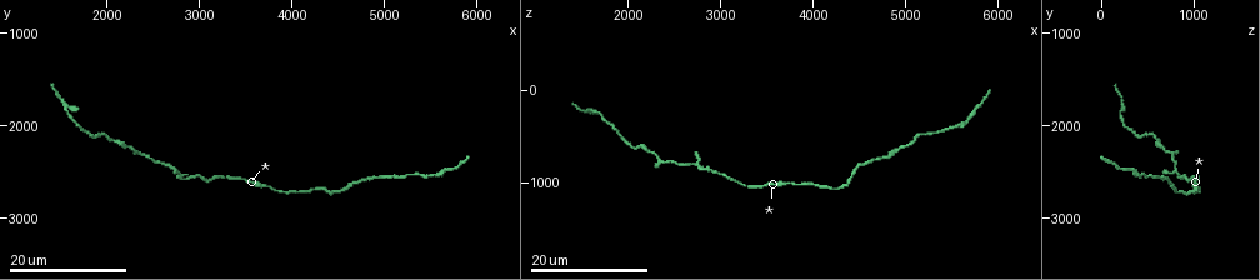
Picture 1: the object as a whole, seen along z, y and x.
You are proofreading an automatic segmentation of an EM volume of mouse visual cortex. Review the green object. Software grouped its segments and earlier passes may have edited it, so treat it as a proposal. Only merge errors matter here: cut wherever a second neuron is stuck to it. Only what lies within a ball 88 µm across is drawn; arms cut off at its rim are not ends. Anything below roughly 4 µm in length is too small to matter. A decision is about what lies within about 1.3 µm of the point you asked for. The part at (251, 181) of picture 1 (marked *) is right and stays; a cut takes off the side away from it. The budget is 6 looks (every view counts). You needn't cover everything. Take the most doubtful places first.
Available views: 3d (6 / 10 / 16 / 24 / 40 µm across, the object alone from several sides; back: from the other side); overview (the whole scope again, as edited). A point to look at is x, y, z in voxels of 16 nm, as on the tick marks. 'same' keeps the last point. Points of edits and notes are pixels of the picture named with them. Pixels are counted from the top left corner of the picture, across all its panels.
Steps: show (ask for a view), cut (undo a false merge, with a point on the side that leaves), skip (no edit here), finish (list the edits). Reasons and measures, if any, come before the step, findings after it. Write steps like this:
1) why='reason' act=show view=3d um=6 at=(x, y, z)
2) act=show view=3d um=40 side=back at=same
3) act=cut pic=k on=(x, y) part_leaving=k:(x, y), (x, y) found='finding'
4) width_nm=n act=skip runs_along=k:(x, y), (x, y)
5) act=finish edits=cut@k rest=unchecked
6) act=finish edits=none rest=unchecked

why='two arms in line, one across' act=show view=3d um=16 at=(5550, 2550, 400)

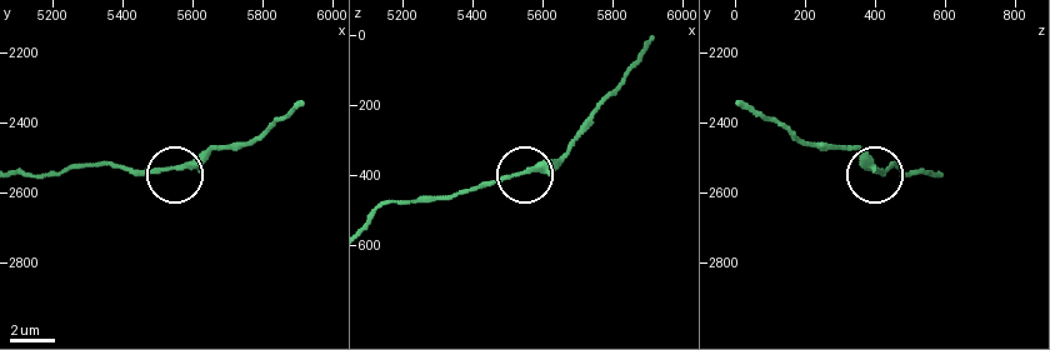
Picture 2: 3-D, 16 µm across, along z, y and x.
why='zoom in' act=show view=3d um=10 at=(5570, 2530, 390)

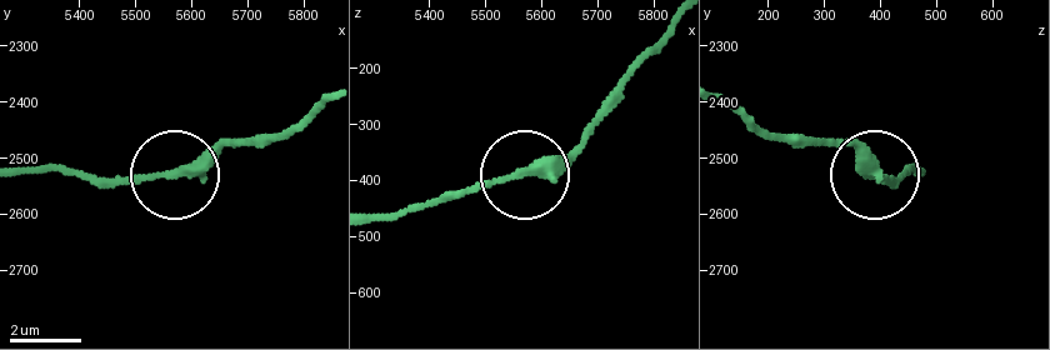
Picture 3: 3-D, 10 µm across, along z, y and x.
width_nm=220 act=skip runs_along=3:(375, 216), (546, 168), (588, 129) found='continuous, no second neuron'

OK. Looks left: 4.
why='thin neck' act=show view=3d um=16 at=(2800, 2600, 900)

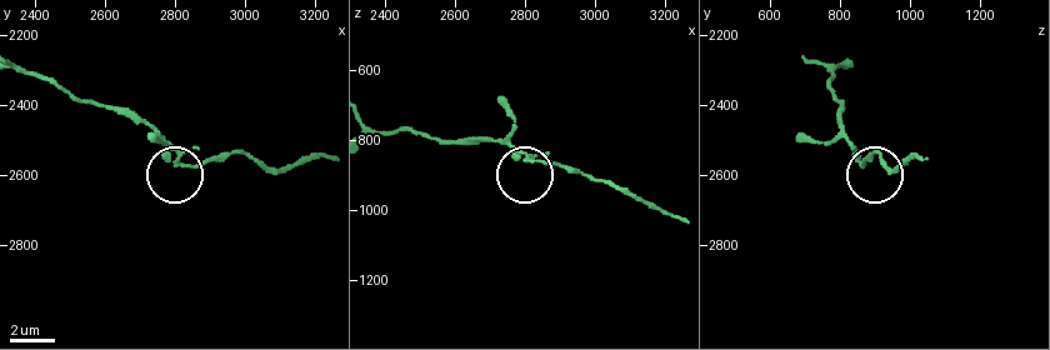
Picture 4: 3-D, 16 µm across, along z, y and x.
act=show view=3d um=10 at=(2850, 2580, 860)

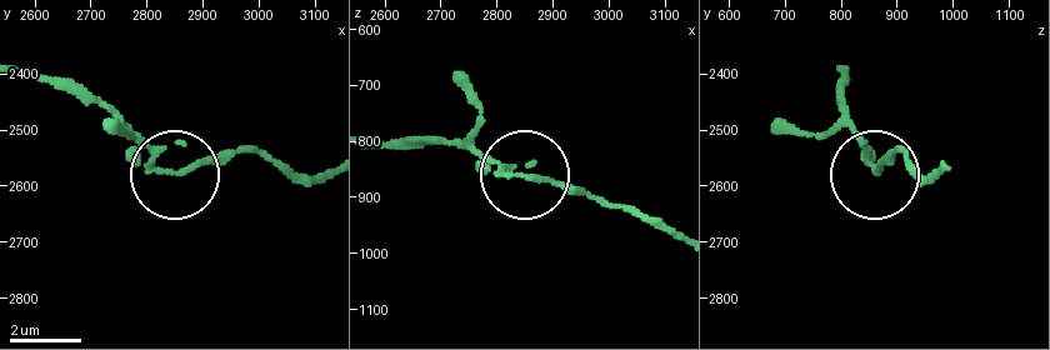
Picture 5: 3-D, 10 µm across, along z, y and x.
act=skip runs_along=5:(671, 236), (546, 180), (501, 174), (468, 144) found='one neuron here'

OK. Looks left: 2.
why='sudden change in width' act=show view=3d um=16 at=(2200, 2200, 650)

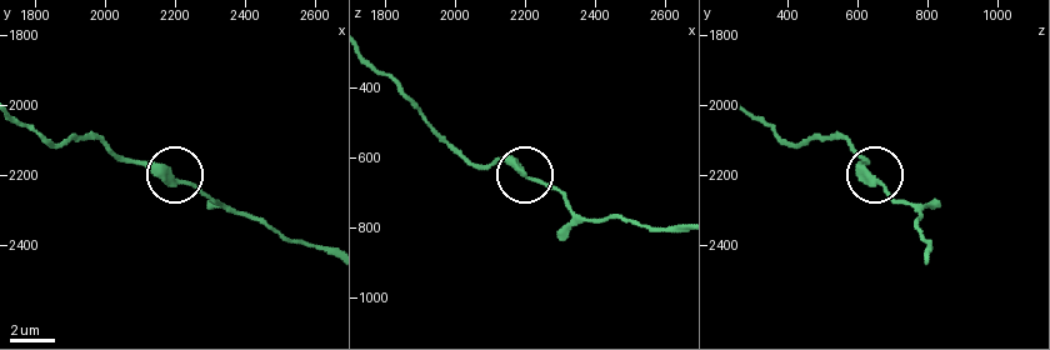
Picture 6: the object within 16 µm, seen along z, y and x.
why='closer look' act=show view=3d um=6 at=(2210, 2220, 650)

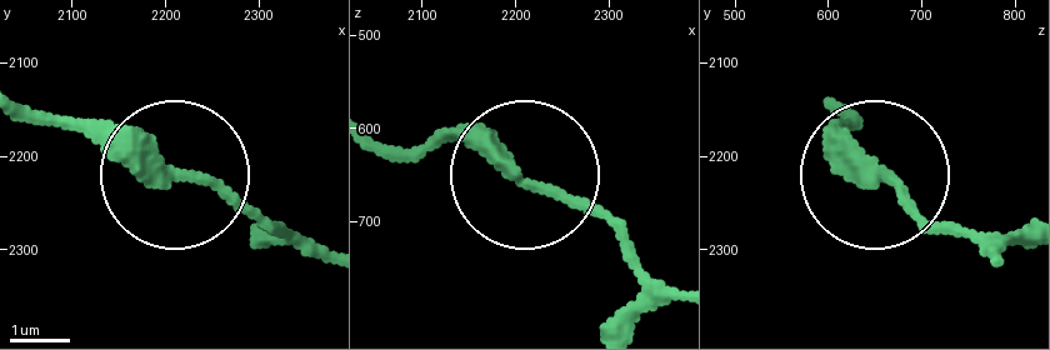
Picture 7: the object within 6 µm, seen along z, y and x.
act=skip runs_along=7:(995, 261), (925, 221), (840, 136), (840, 106) found='all the same neuron'

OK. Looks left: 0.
act=finish edits=none rest=unchecked

